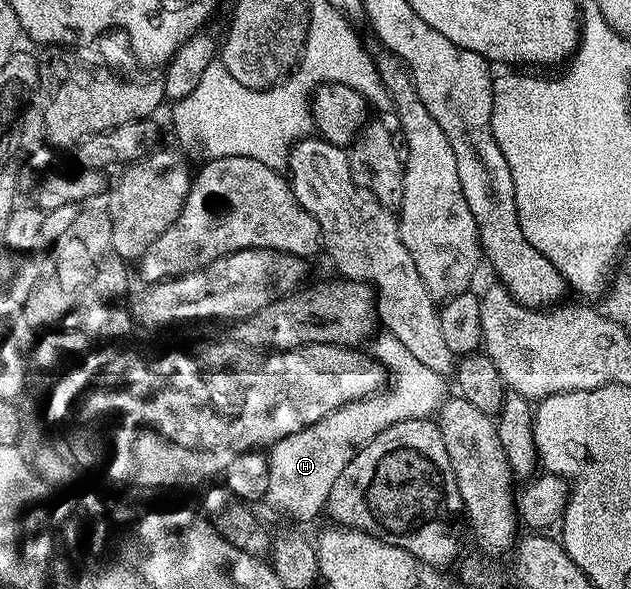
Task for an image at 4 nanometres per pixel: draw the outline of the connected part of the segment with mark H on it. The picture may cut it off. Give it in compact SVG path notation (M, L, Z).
M380 333L371 340L370 346L371 358L386 369L390 386L366 399L342 405L322 417L322 421L273 443L267 452L270 485L266 503L274 510L281 511L288 518L285 520L293 524L304 525L300 523L308 523L322 515L330 497L330 489L334 489L334 481L342 477L342 469L346 469L357 451L378 437L382 429L398 421L432 419L446 398L445 376L422 365L422 361L418 361L418 357L414 357L414 353L410 353L410 349L406 349L398 337Z

